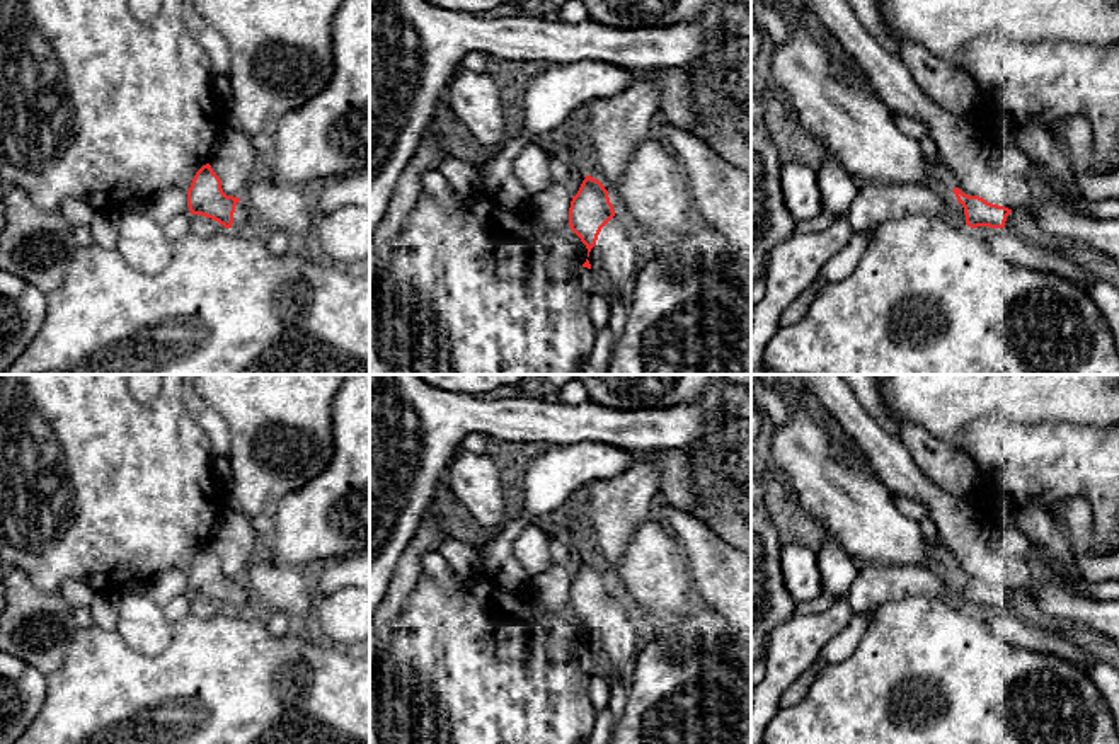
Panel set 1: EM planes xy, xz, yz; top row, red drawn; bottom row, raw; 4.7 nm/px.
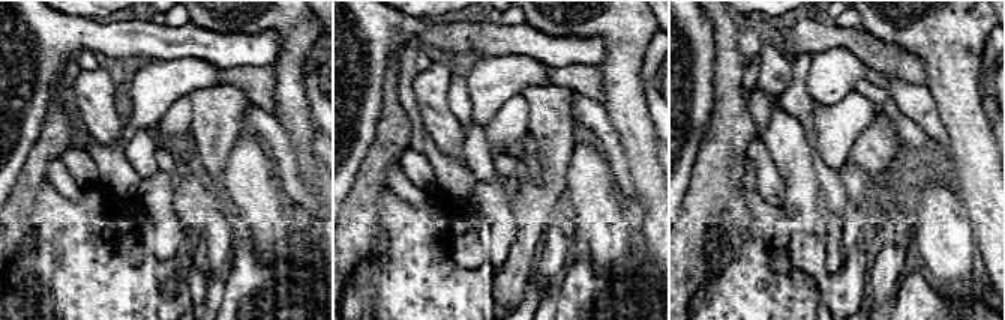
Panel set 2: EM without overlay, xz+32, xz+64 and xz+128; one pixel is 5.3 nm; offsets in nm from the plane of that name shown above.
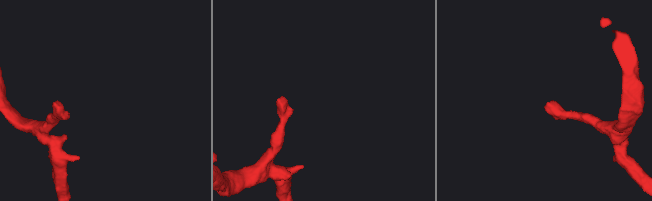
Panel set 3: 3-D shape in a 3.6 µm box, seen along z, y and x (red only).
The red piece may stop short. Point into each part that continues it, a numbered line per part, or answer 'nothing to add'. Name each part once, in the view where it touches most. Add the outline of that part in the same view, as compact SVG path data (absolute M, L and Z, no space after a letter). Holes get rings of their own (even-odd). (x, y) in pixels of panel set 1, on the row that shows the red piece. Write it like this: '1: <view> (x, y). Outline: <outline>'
1: xy (242, 218). Outline: M240 199L235 206L235 213L233 213L233 223L232 228L233 230L249 230L254 223L254 215L249 209L249 206L245 204L244 199Z

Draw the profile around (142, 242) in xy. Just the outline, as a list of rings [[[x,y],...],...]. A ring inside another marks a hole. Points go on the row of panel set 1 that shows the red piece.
[[[146,213],[119,215],[116,250],[145,276],[160,274],[172,259],[172,243],[164,235],[164,228]]]

